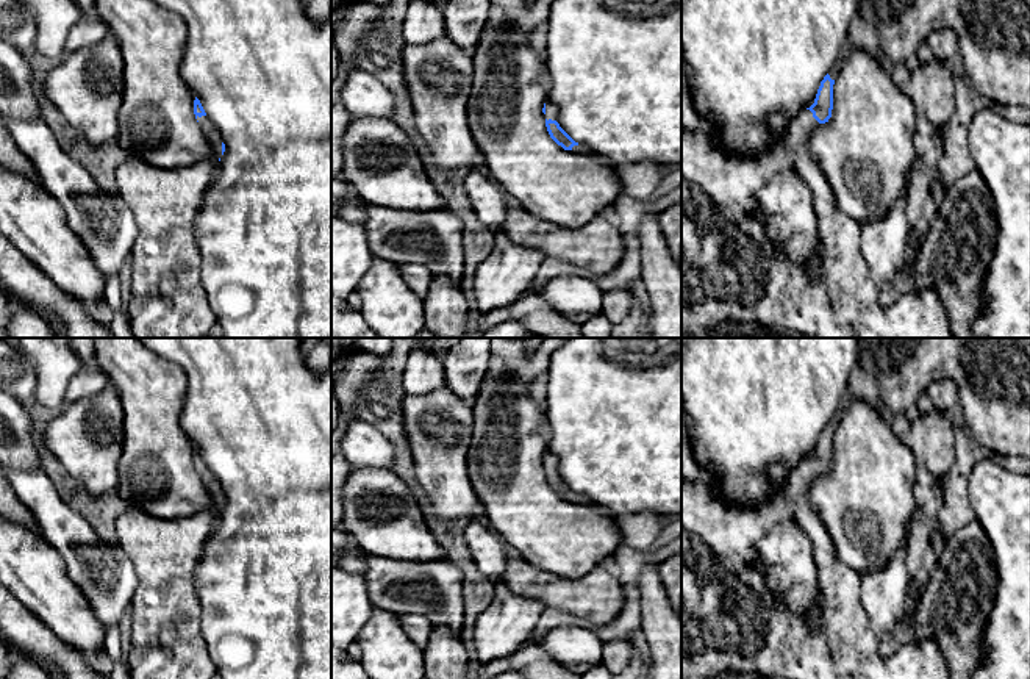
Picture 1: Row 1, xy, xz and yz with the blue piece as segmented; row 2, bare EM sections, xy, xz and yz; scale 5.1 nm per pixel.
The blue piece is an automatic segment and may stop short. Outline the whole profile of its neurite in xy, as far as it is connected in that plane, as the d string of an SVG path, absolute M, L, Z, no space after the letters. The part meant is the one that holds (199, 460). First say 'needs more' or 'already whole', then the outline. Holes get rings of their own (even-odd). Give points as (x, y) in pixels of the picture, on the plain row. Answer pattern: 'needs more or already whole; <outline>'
needs more; M197 447L194 465L211 498L203 510L184 518L156 518L141 508L128 507L111 521L116 530L114 543L128 555L138 576L130 605L131 679L213 679L217 673L202 635L202 605L194 585L194 571L225 494Z

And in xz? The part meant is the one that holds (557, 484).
needs more; M547 449L542 458L545 468L545 477L550 488L561 496L564 501L575 504L591 504L591 501L575 493L558 474L558 458Z

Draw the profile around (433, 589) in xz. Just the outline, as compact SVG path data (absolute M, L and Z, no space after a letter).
M366 555L366 573L363 576L372 605L386 612L420 613L433 626L447 626L460 637L464 621L463 571L452 562L397 562Z

